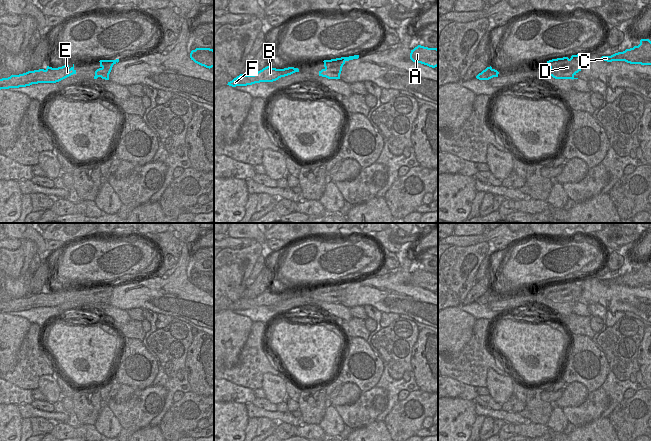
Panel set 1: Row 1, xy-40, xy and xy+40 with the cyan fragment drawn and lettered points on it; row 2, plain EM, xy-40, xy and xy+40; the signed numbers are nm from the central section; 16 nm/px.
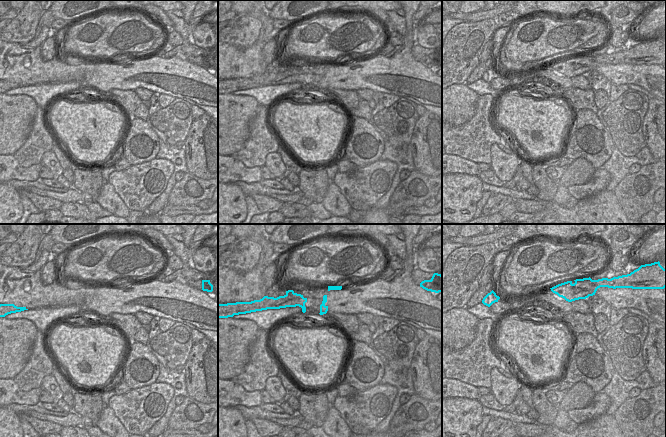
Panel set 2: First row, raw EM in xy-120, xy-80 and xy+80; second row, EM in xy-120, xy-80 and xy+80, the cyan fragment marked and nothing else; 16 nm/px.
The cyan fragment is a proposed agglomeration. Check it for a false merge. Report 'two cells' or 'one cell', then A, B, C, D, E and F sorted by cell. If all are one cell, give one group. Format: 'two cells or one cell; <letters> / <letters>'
one cell; A B C D E F

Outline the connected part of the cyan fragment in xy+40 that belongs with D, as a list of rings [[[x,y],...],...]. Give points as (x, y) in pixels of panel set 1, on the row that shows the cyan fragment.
[[[577,54],[572,55],[570,59],[568,57],[563,57],[549,60],[547,61],[549,68],[546,70],[546,73],[555,79],[578,79],[574,76],[582,69],[582,59],[583,54]]]

